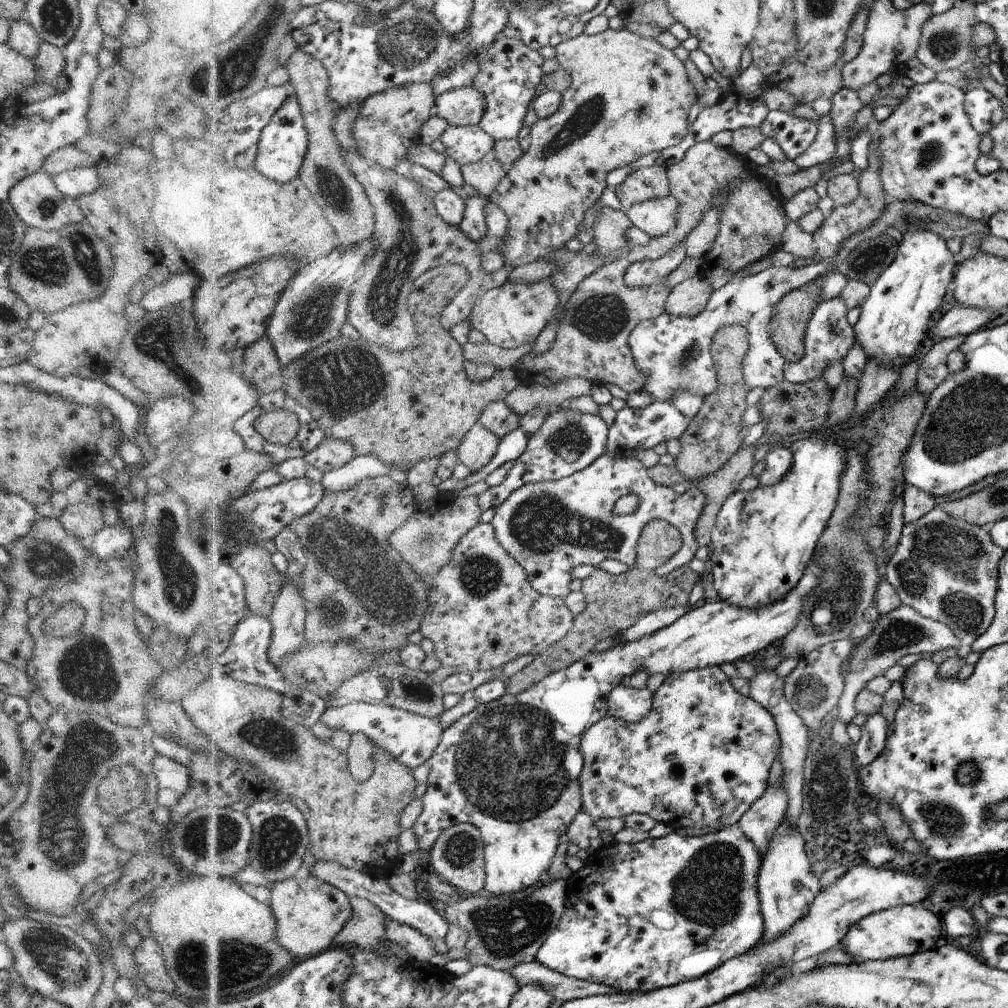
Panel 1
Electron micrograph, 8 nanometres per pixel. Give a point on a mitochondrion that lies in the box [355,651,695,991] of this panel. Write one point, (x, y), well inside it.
(511, 763)

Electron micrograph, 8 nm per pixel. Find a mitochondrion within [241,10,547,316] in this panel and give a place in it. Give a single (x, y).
(409, 43)

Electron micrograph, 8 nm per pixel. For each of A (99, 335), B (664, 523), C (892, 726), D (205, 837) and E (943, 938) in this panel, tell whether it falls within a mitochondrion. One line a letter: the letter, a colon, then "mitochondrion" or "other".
A: other
B: mitochondrion
C: other
D: mitochondrion
E: other

